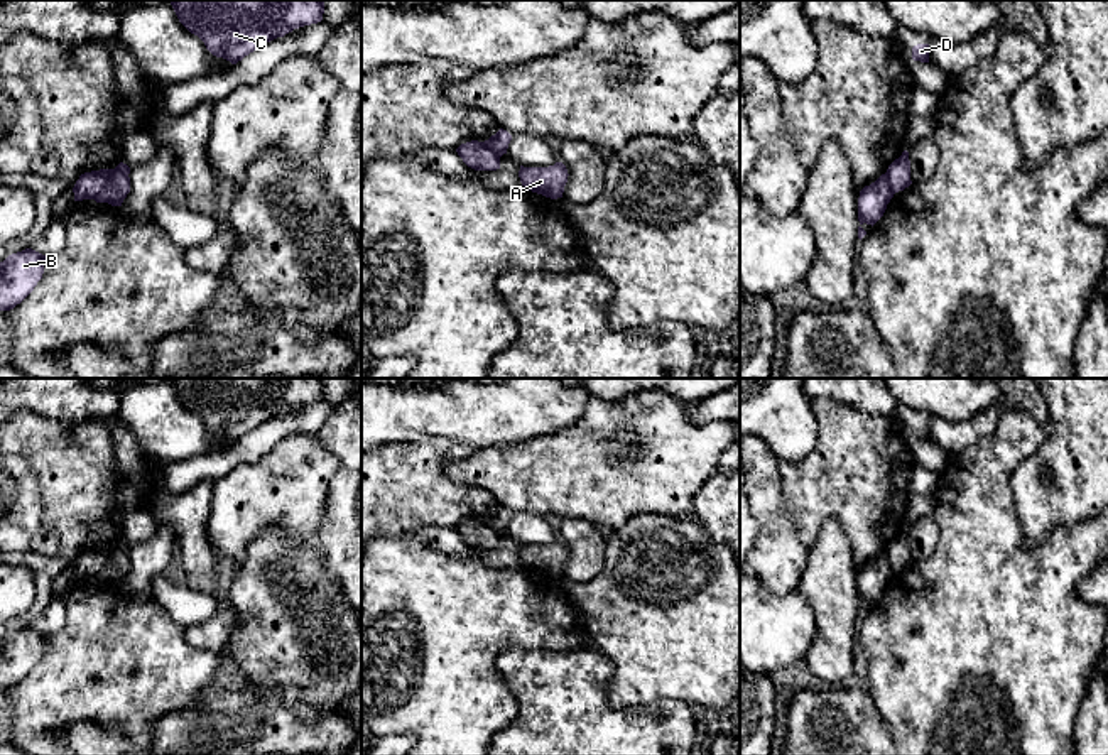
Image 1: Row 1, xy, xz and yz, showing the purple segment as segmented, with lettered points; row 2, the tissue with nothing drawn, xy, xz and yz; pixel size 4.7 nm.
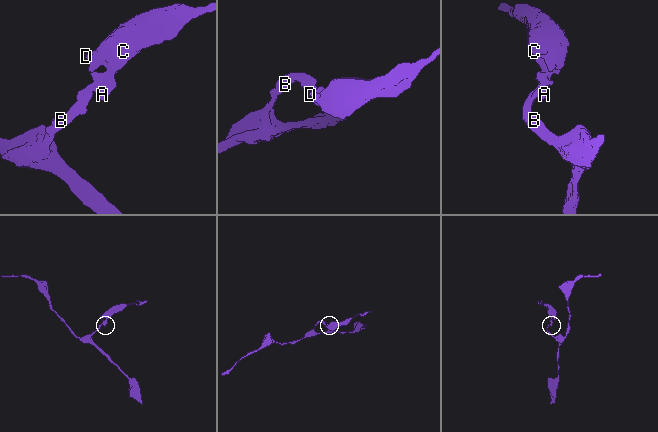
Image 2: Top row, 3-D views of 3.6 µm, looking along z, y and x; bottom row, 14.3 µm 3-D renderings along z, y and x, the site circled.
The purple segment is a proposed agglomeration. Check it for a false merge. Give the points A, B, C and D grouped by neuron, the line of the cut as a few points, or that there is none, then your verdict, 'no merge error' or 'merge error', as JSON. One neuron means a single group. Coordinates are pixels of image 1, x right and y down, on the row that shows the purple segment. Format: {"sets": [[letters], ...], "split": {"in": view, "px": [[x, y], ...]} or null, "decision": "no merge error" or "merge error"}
{"sets": [["A", "C", "D"], ["B"]], "split": {"in": "xy", "px": [[114, 169], [108, 183], [93, 198]]}, "decision": "merge error"}

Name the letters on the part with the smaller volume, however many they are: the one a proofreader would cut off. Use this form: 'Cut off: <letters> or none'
Cut off: A, C, D

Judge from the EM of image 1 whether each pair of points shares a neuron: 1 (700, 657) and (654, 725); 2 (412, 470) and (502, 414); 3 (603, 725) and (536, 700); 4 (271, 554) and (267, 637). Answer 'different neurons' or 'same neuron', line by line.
1: different neurons
2: different neurons
3: same neuron
4: same neuron

